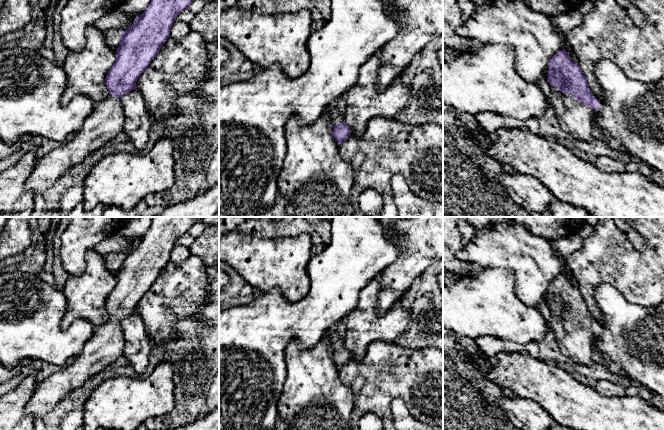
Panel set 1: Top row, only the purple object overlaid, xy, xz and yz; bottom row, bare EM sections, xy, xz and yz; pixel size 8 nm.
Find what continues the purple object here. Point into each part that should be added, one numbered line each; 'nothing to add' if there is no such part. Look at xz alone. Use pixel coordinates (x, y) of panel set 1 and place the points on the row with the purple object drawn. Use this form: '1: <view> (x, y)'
1: xz (336, 110)

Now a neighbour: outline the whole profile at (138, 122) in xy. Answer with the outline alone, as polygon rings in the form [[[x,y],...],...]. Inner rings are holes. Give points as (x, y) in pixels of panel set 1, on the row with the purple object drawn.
[[[136,89],[123,95],[121,104],[125,118],[123,131],[135,148],[141,151],[147,145],[154,119],[146,107],[144,97]]]

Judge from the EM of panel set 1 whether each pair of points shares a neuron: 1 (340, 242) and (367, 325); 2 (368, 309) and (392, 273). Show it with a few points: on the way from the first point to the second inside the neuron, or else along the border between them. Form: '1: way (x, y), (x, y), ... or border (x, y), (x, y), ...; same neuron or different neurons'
1: border (372, 279), (363, 287), (358, 304), (345, 318); different neurons
2: border (377, 277), (378, 300), (376, 312), (381, 316); different neurons

